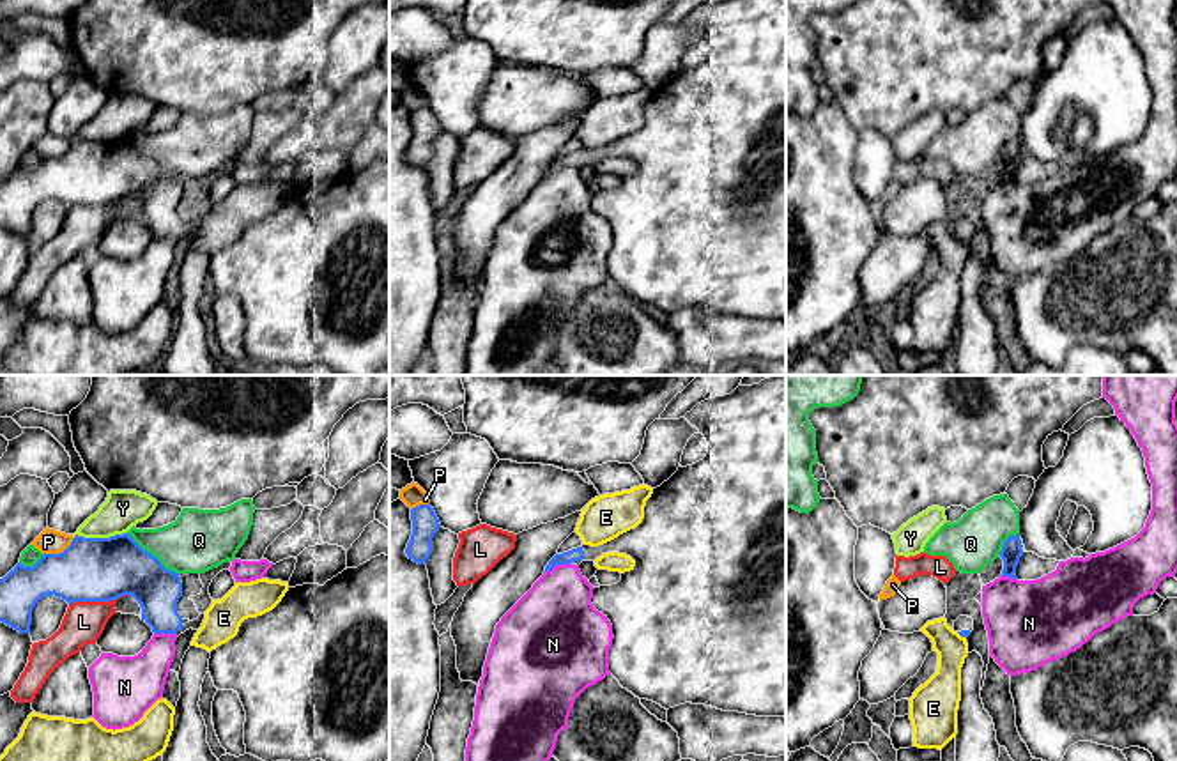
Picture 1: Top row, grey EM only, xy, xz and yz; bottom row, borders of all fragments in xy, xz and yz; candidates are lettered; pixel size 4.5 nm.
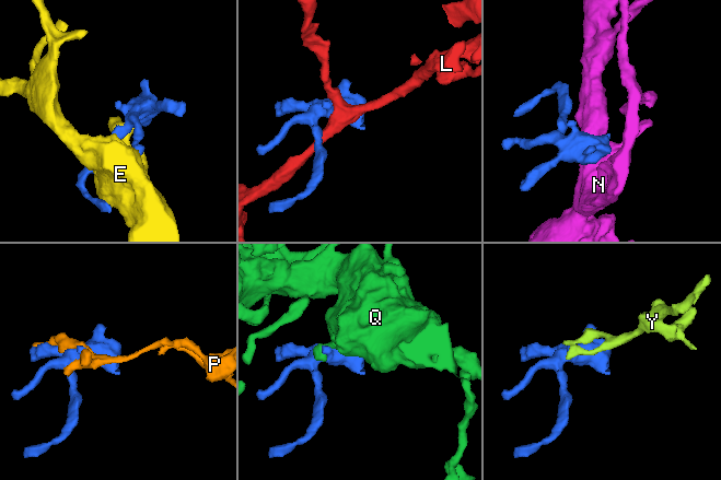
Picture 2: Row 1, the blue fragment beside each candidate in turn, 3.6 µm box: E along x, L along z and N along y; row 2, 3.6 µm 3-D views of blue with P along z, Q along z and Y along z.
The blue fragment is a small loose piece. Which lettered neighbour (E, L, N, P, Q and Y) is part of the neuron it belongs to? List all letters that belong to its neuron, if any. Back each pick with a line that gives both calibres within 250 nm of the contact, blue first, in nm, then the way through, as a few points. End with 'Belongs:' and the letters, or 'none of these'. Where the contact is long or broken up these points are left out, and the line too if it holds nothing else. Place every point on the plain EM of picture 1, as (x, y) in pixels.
Belongs: none of these

